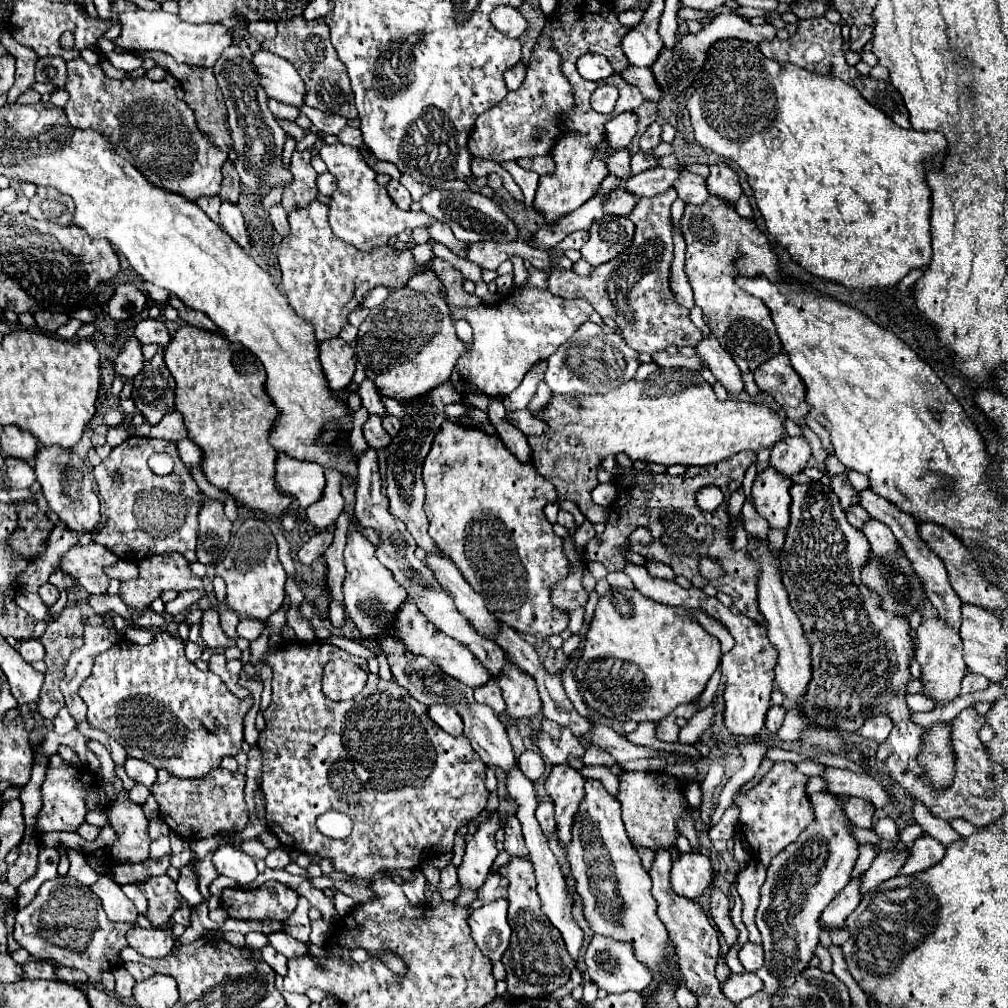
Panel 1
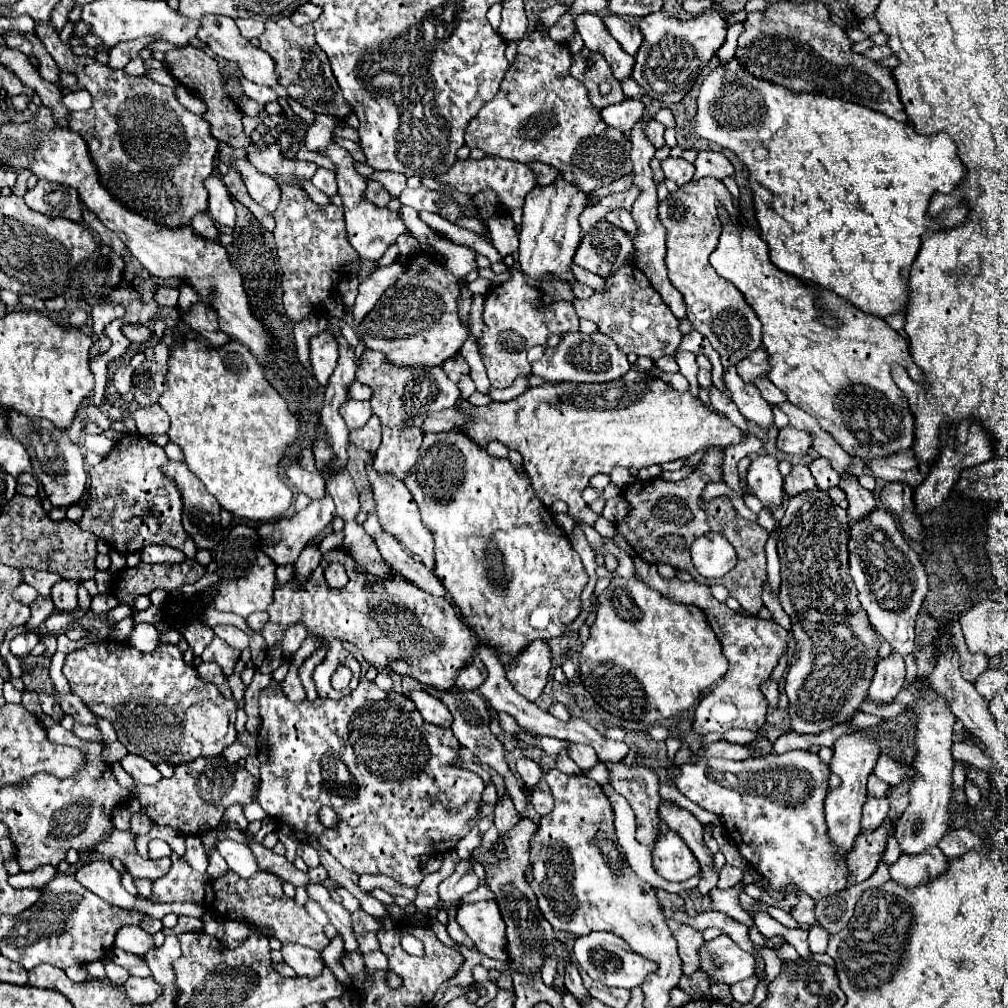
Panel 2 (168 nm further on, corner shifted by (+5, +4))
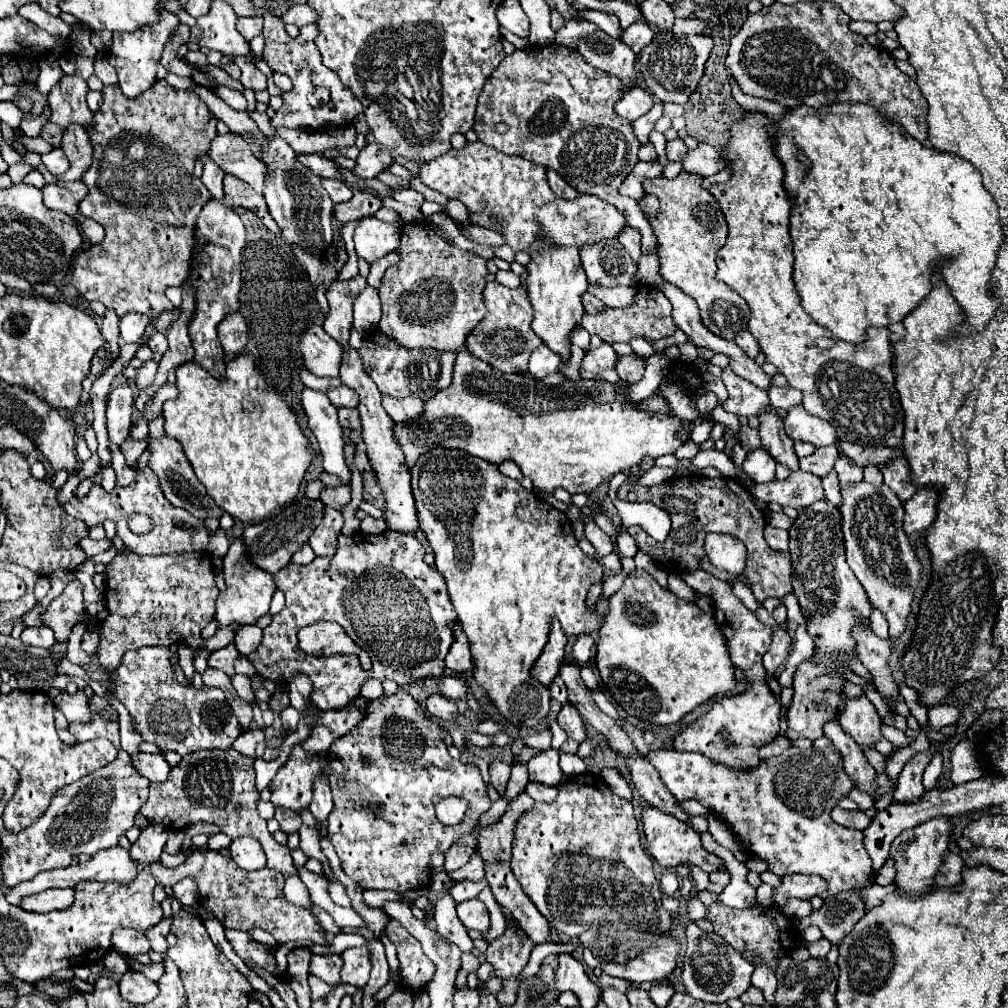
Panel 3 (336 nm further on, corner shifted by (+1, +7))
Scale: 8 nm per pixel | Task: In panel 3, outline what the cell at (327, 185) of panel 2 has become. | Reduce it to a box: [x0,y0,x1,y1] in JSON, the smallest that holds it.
[321,178,353,204]

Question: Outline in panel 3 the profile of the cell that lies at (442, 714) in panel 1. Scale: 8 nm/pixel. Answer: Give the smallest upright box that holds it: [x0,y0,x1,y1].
[425,694,457,722]

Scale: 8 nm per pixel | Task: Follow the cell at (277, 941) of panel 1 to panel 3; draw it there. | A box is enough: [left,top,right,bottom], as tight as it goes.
[309,954,341,986]

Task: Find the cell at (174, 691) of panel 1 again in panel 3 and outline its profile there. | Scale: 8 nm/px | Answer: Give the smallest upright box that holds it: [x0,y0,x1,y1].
[107,646,241,756]

